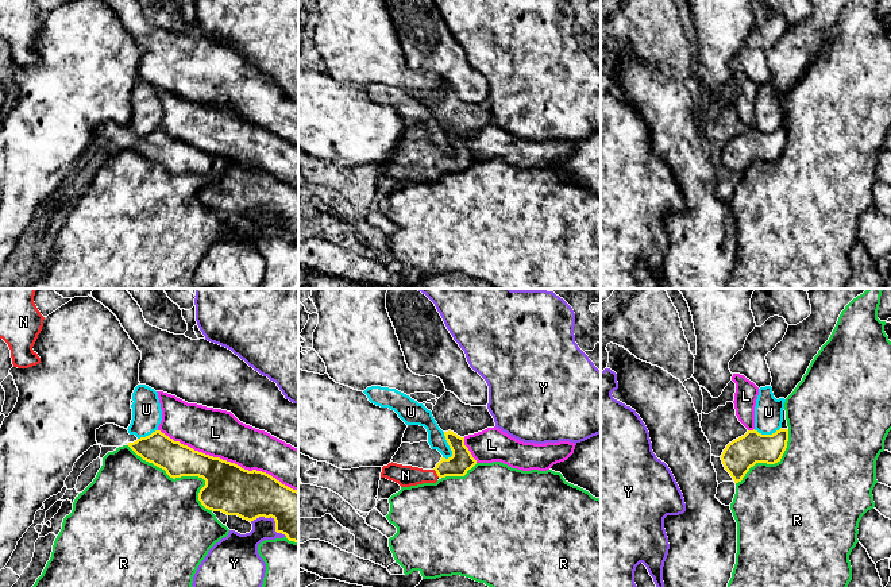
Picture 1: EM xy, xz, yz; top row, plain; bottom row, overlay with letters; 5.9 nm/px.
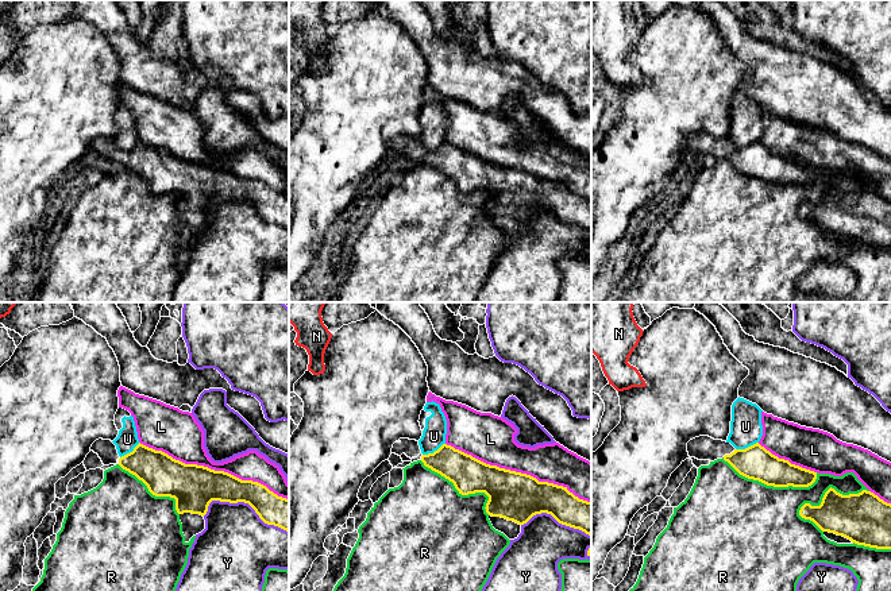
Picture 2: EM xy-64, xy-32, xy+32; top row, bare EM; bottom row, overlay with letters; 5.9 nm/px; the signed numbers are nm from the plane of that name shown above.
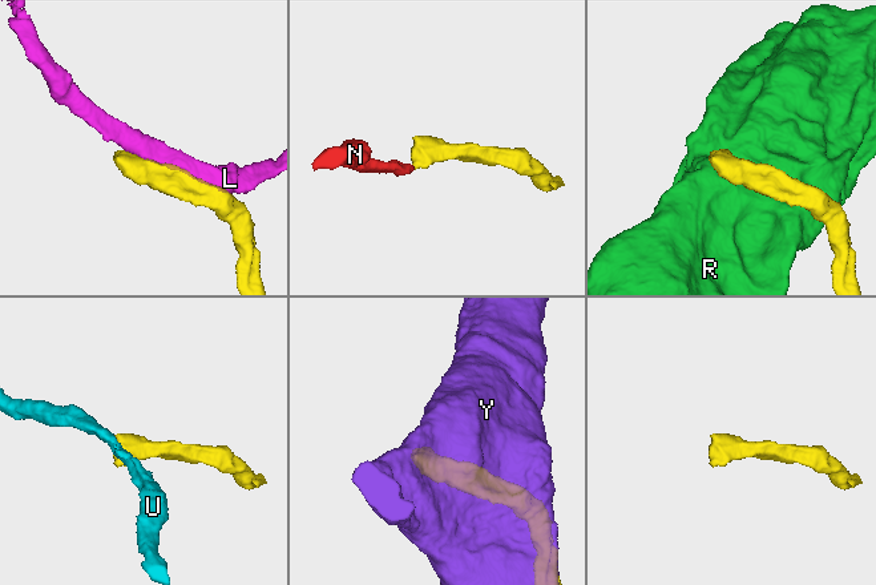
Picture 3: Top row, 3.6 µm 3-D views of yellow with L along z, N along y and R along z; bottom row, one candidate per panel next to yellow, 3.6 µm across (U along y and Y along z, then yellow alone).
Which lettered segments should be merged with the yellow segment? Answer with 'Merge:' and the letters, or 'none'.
Merge: N

